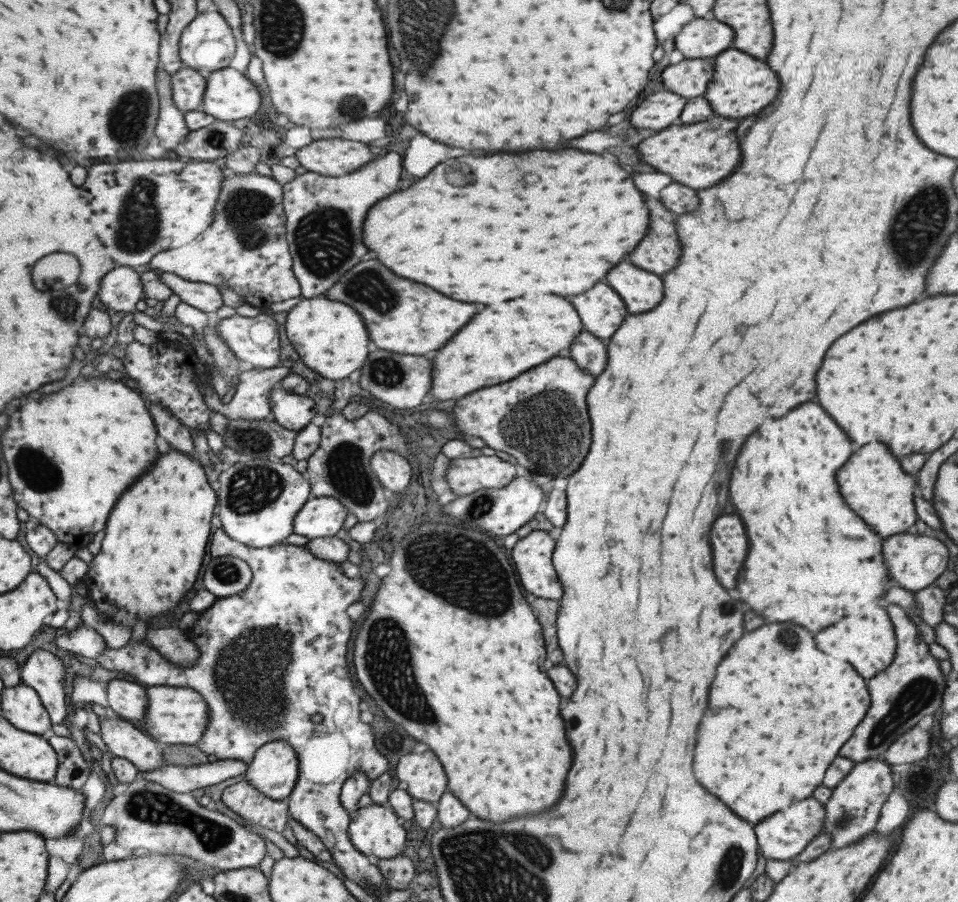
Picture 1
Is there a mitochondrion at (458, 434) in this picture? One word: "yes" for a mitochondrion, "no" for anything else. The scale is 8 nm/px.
no

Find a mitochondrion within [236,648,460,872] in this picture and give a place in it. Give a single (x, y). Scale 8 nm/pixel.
(393, 736)

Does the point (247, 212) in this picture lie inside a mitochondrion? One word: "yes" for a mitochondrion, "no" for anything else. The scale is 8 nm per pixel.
yes

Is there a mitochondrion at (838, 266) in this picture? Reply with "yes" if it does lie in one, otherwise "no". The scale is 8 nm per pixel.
no

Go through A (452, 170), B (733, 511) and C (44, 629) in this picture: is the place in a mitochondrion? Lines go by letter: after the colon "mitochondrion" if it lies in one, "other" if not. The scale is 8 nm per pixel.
A: mitochondrion
B: other
C: other

